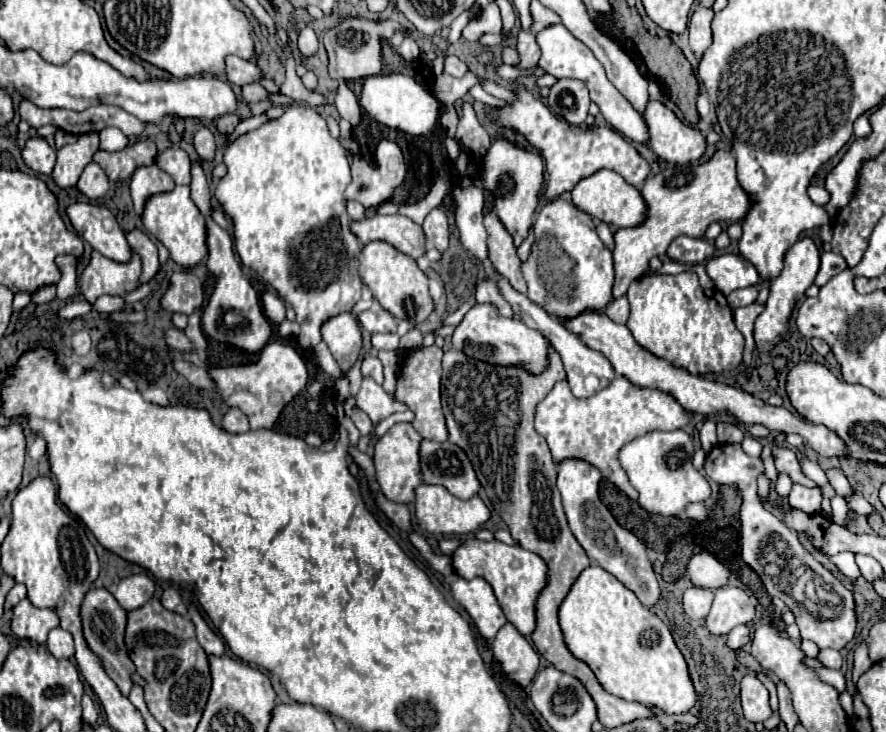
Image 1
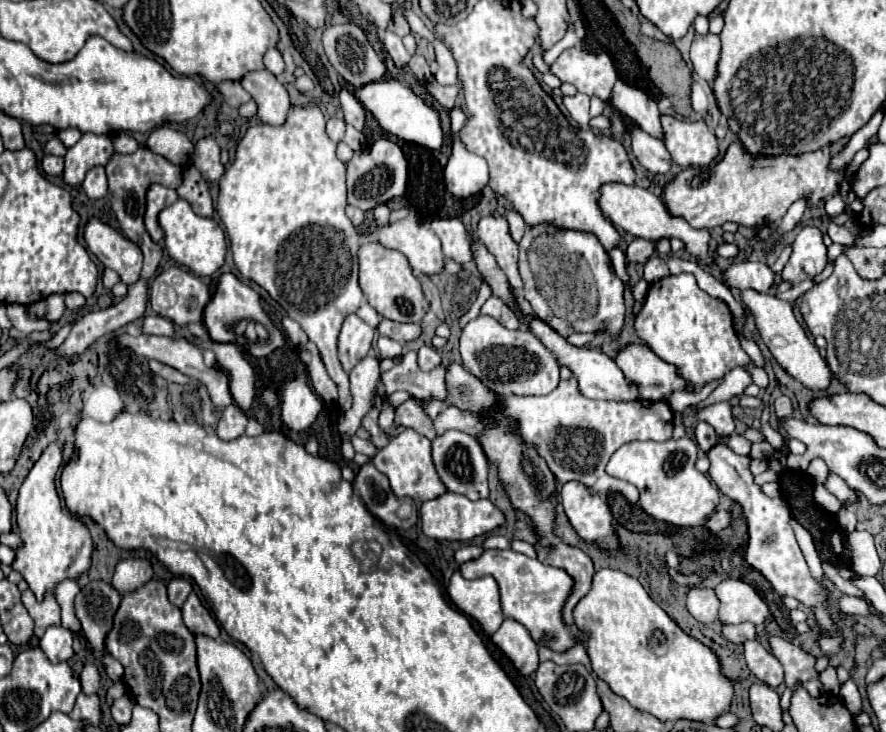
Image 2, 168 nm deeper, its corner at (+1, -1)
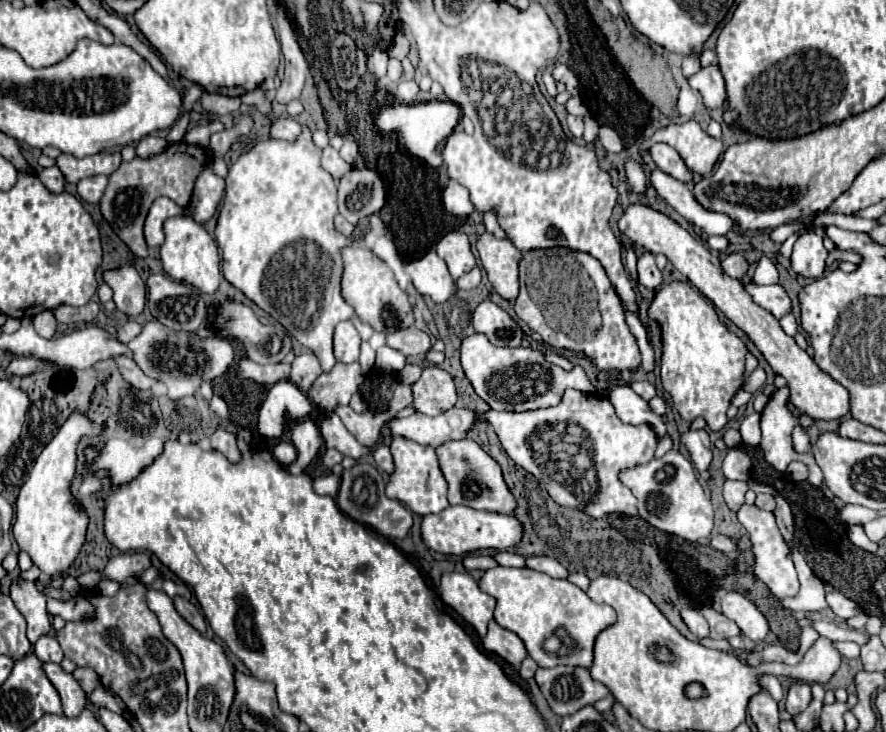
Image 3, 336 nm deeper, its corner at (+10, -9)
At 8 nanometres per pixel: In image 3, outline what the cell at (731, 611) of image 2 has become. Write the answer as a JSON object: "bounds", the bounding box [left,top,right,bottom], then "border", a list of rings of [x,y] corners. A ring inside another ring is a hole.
{"bounds":[720,591,768,641],"border":[[[736,591],[726,593],[722,597],[720,609],[722,609],[722,613],[728,619],[732,619],[740,627],[740,631],[748,639],[762,641],[768,635],[768,621],[766,621],[766,617],[744,595],[740,595]]]}

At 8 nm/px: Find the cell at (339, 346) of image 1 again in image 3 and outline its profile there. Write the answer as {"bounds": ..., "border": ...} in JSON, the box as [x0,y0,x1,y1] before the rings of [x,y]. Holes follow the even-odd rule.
{"bounds":[334,321,360,363],"border":[[[342,321],[336,325],[334,331],[334,355],[340,363],[354,363],[358,361],[360,349],[360,335],[350,321]]]}

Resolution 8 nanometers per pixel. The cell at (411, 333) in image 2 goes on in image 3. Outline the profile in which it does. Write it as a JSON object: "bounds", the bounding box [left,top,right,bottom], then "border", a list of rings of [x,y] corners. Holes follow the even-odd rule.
{"bounds":[386,327,430,359],"border":[[[408,327],[408,329],[400,329],[400,331],[394,331],[386,337],[386,345],[404,353],[408,359],[416,359],[416,357],[422,357],[424,353],[430,351],[430,337],[416,329],[416,327]]]}

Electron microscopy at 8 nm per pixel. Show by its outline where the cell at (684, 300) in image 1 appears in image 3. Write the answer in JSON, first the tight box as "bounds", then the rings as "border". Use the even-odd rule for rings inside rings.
{"bounds":[648,281,746,433],"border":[[[672,281],[662,287],[652,305],[648,307],[648,319],[656,321],[662,331],[662,355],[660,355],[660,379],[666,393],[670,393],[674,407],[684,421],[704,417],[708,429],[718,433],[726,425],[726,411],[734,393],[742,385],[746,345],[720,321],[716,309],[708,305],[704,295],[688,281]]]}

